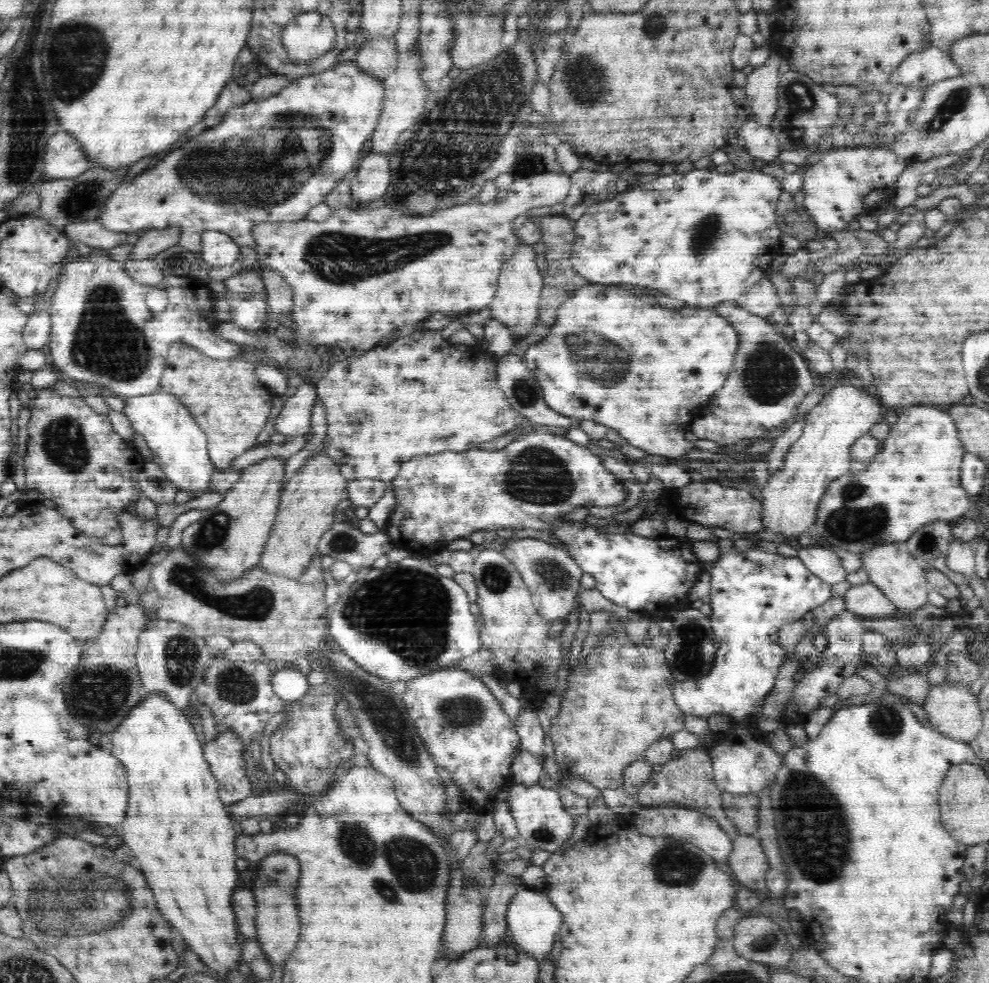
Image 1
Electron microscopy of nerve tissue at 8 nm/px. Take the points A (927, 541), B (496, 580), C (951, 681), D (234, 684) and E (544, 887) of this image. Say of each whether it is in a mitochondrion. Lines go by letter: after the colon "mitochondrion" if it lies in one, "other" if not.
A: mitochondrion
B: mitochondrion
C: other
D: mitochondrion
E: other

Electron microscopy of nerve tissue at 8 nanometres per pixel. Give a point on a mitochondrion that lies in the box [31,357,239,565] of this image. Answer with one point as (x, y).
(62, 441)

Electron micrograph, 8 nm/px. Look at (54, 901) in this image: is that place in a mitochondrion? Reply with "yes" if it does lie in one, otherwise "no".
yes

